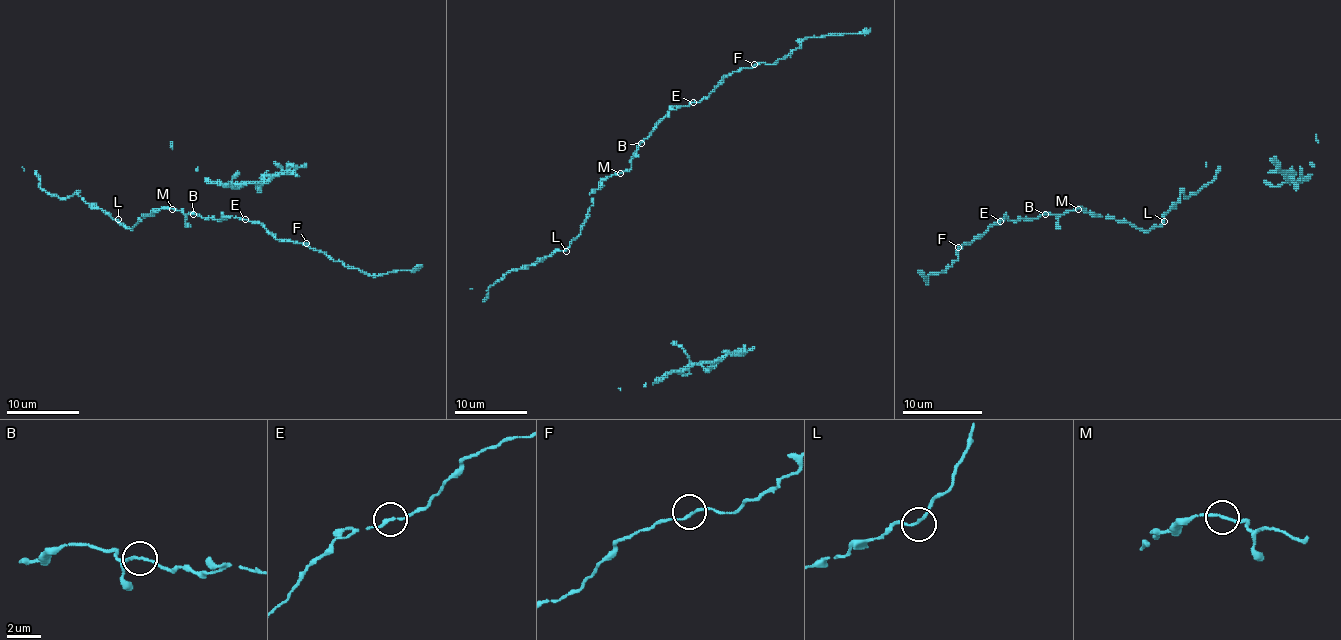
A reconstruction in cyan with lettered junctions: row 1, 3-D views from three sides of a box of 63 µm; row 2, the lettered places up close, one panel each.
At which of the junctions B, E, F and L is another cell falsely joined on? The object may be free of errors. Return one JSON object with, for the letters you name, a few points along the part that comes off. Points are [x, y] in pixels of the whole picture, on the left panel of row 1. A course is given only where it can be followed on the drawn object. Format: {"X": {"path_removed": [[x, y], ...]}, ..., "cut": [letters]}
{"cut": []}

